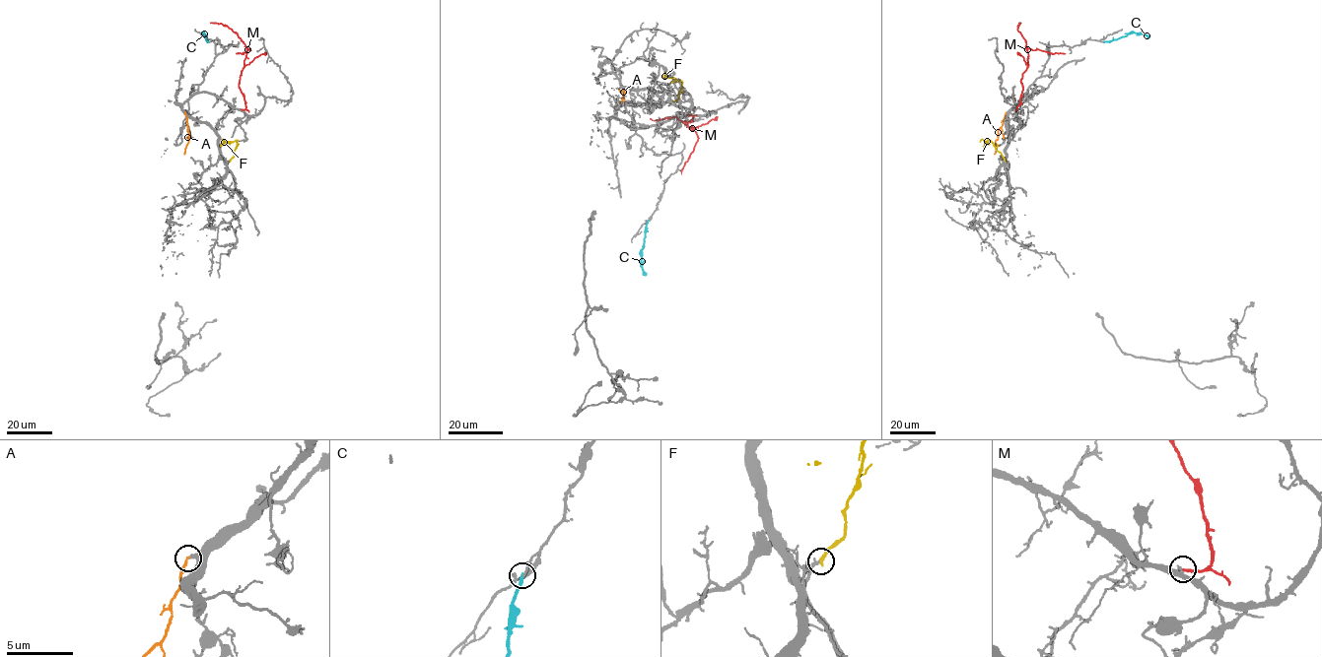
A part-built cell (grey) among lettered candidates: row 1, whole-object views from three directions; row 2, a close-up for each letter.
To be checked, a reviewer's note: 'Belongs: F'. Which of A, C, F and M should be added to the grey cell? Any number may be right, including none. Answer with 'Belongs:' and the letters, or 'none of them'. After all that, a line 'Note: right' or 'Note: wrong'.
Belongs: F
Note: right

